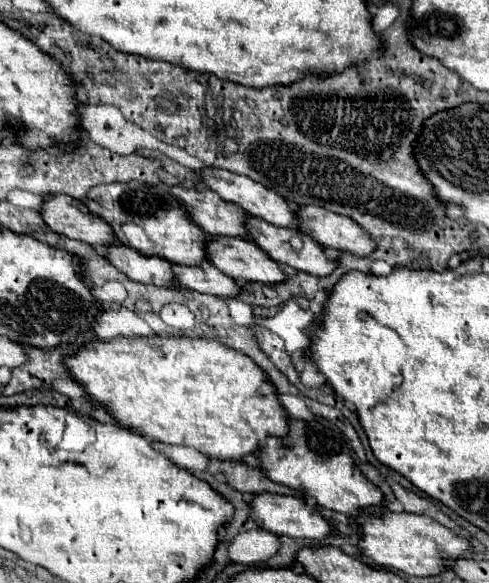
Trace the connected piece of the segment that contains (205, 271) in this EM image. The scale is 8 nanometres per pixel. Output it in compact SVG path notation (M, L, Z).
M202 262L198 266L174 264L174 276L182 288L212 294L218 298L234 298L240 292L238 284L214 268L210 262Z

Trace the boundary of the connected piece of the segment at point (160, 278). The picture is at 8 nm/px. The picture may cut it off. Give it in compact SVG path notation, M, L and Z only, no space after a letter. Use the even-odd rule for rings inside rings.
M114 244L106 248L106 262L116 266L134 282L154 286L174 286L170 262L158 256L142 256L140 252L134 252L134 248Z

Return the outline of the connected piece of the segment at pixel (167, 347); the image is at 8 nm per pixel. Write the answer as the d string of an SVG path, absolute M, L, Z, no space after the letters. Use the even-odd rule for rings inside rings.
M146 336L146 338L114 338L110 342L104 340L94 340L88 342L84 346L80 346L80 350L76 354L66 356L64 360L70 376L84 388L86 398L96 406L96 408L104 408L120 426L138 432L150 440L158 440L164 444L172 444L172 446L192 446L198 452L202 452L208 458L218 458L218 460L238 460L246 454L254 454L258 446L264 446L268 436L286 436L288 432L288 416L284 412L284 408L278 404L276 400L276 390L268 384L266 374L242 352L226 348L224 344L218 344L216 340L206 340L206 338L174 338L174 336Z

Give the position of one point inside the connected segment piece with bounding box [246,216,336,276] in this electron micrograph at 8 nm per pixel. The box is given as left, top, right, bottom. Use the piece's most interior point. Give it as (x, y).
(289, 247)

